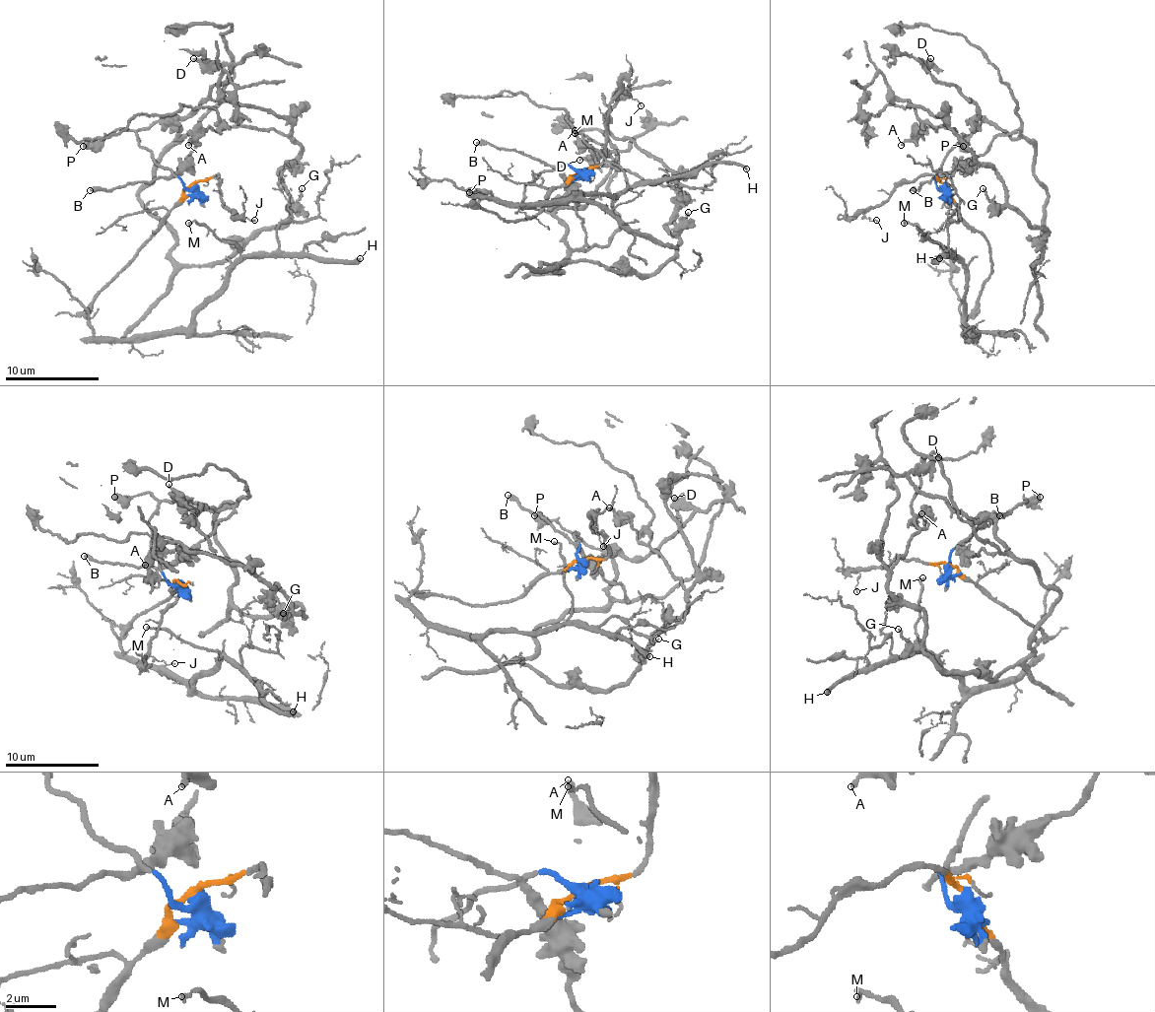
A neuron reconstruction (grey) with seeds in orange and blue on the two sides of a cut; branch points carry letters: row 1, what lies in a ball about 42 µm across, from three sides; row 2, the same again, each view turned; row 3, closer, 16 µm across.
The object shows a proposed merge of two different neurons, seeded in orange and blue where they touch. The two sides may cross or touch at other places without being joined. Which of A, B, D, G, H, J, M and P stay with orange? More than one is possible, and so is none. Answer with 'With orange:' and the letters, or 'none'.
With orange: H, J, M

